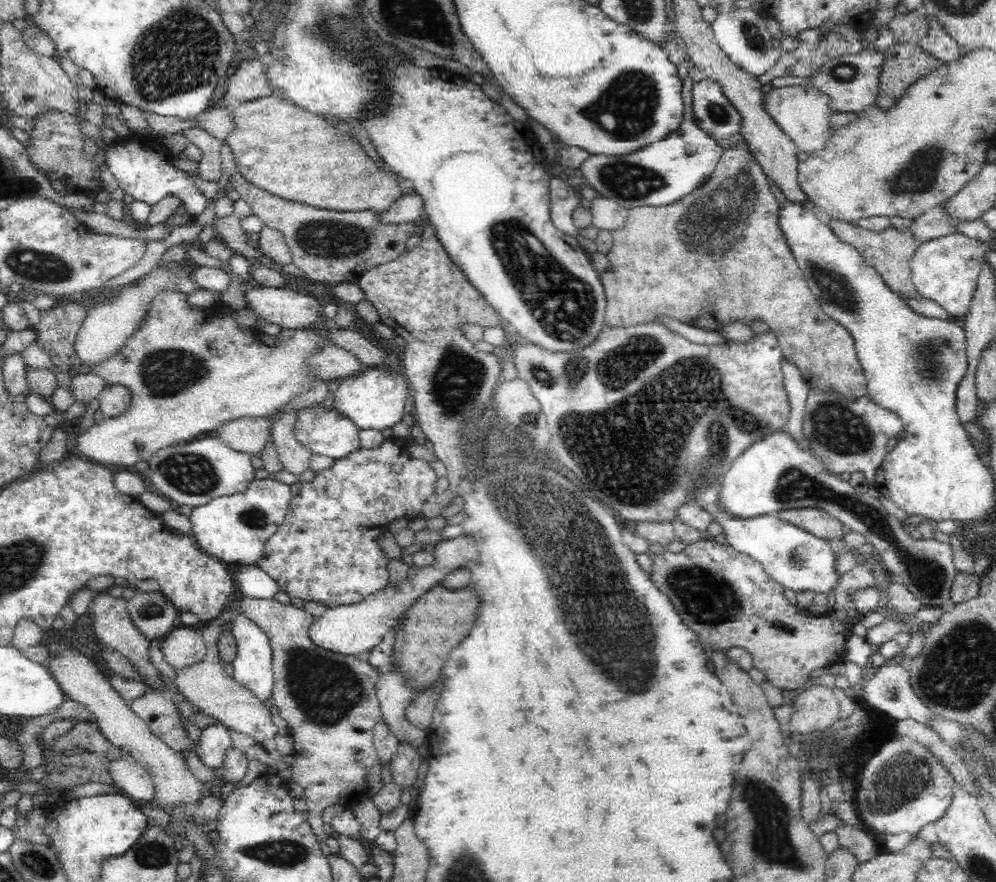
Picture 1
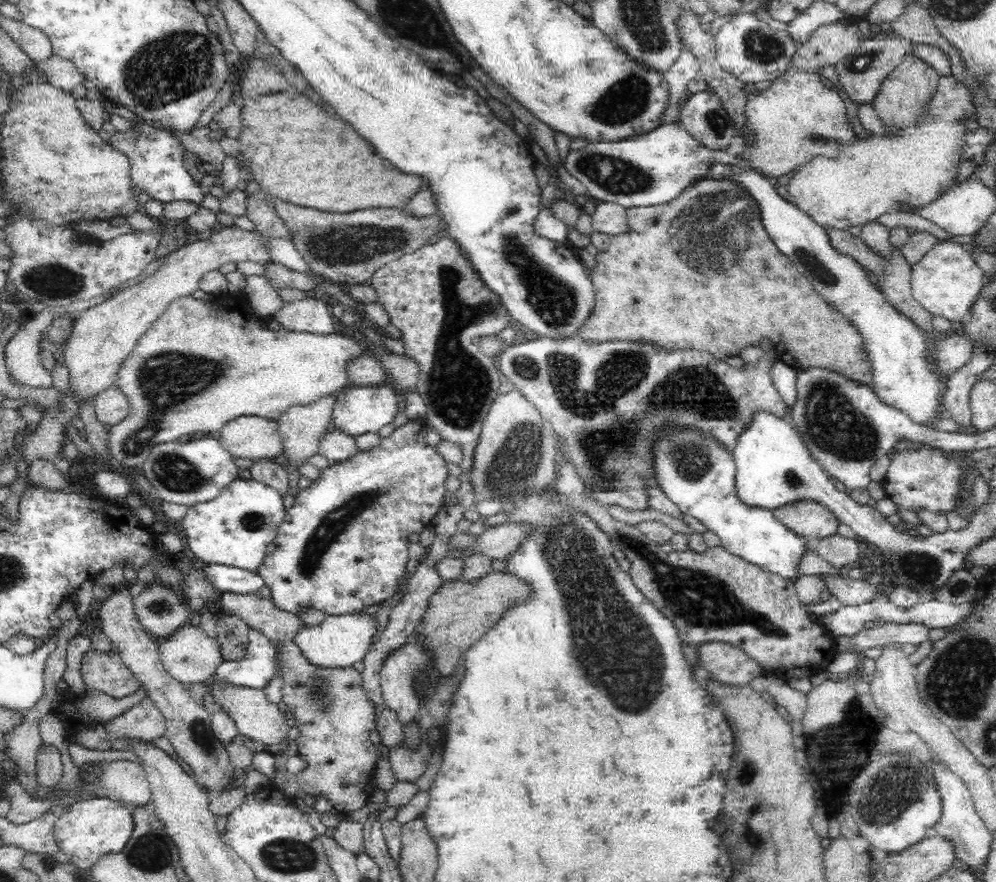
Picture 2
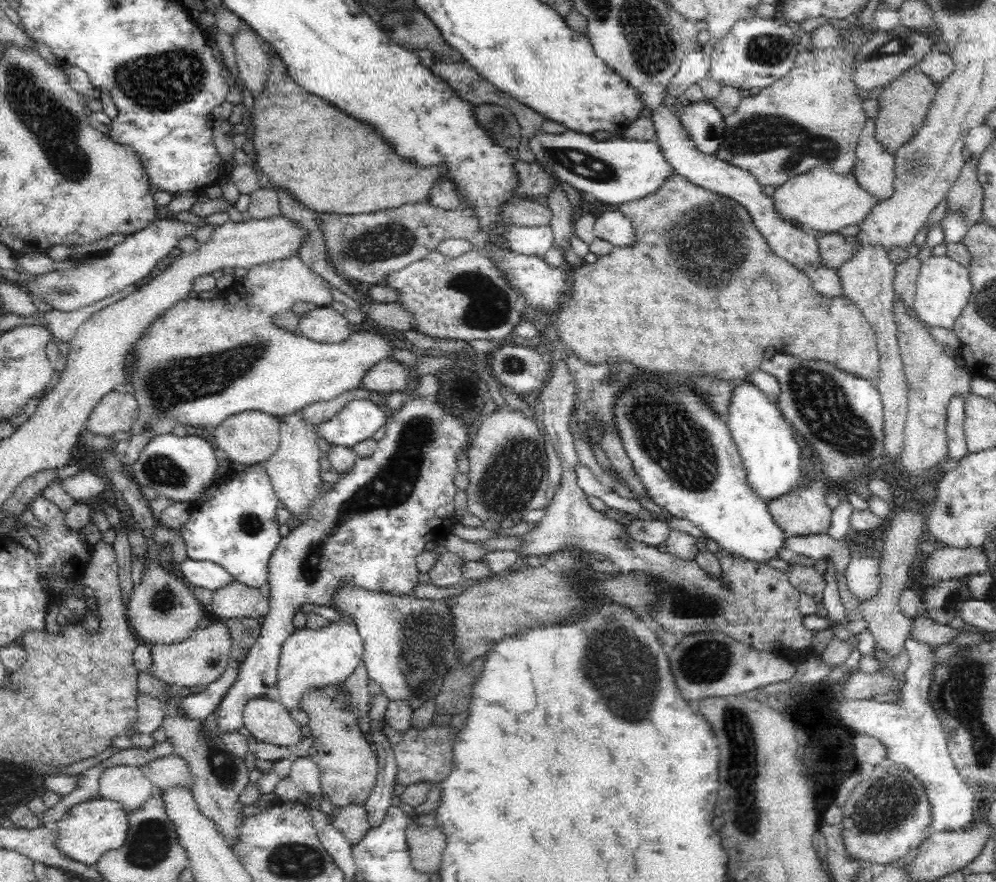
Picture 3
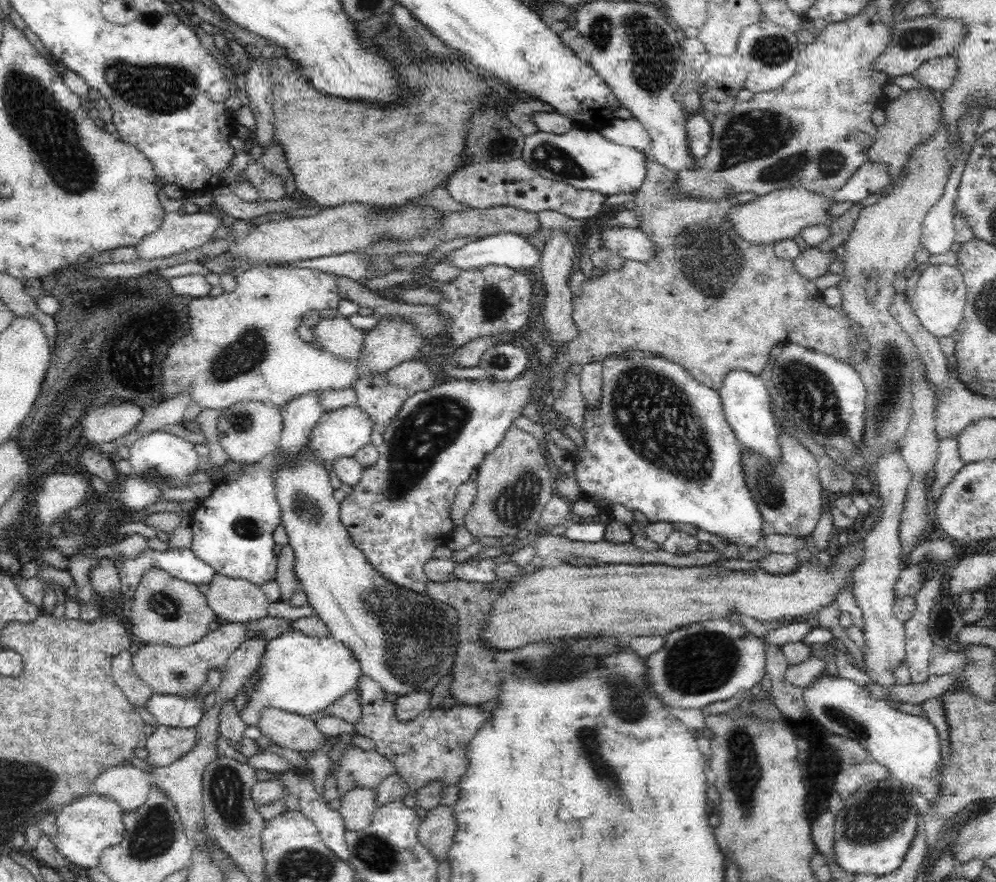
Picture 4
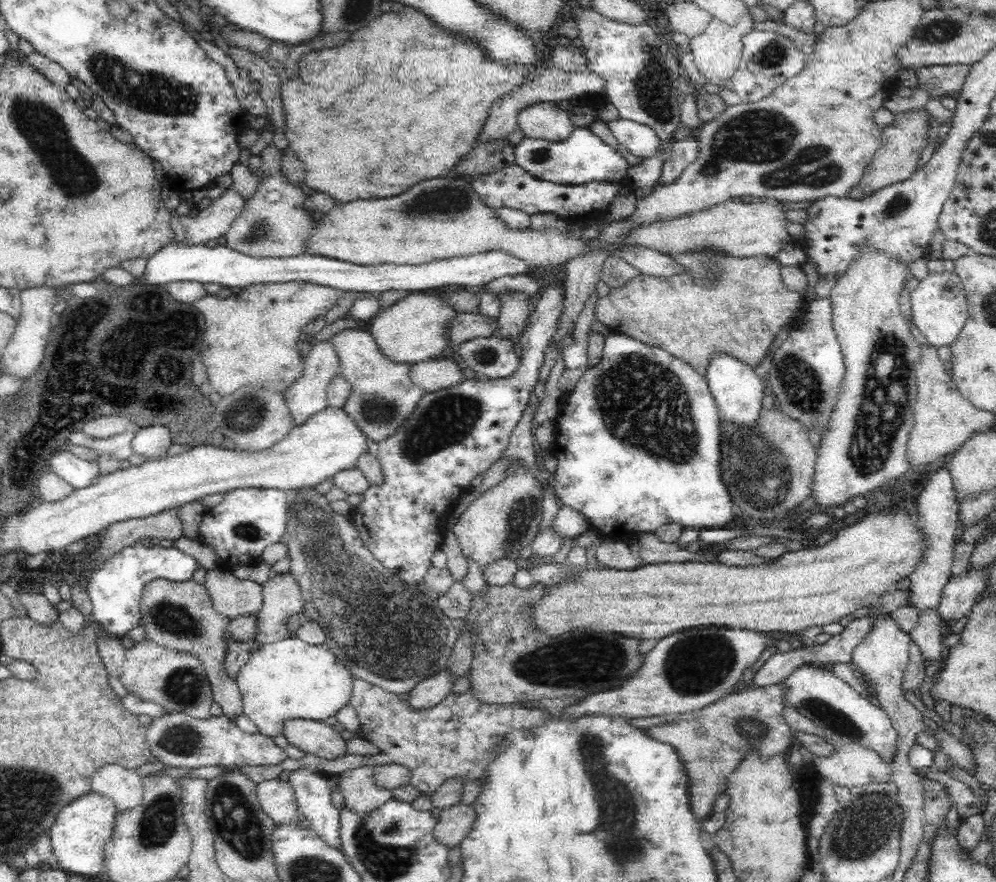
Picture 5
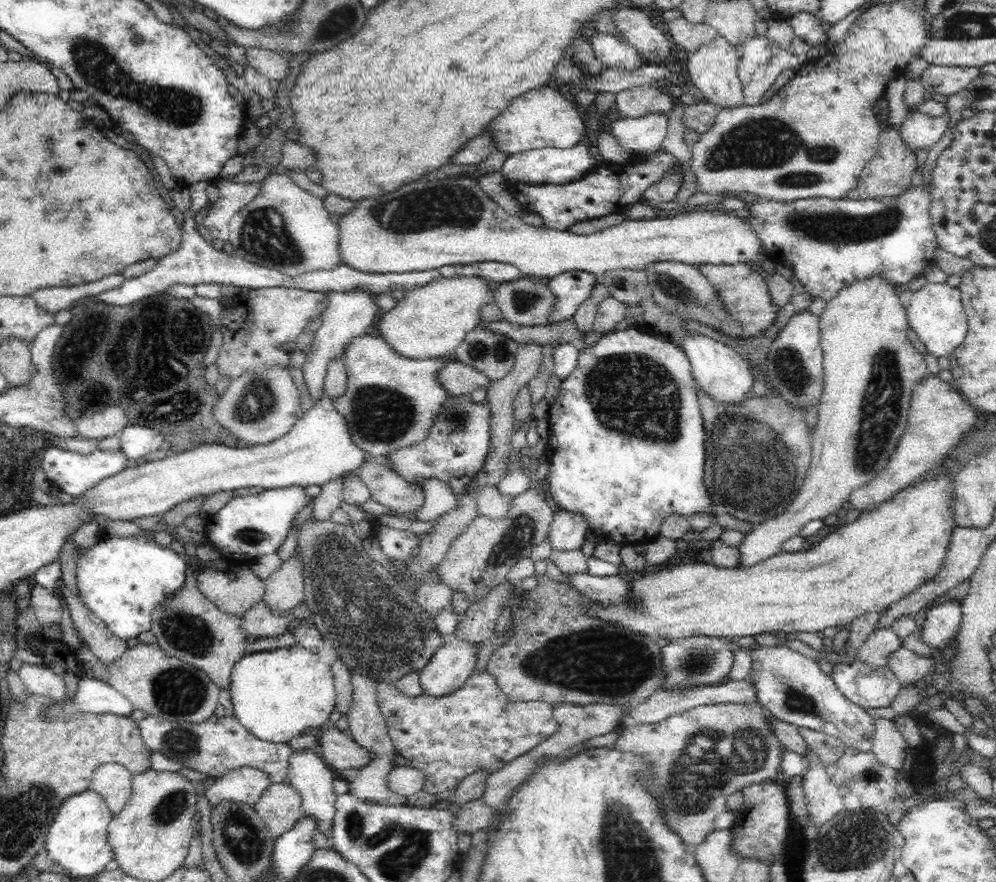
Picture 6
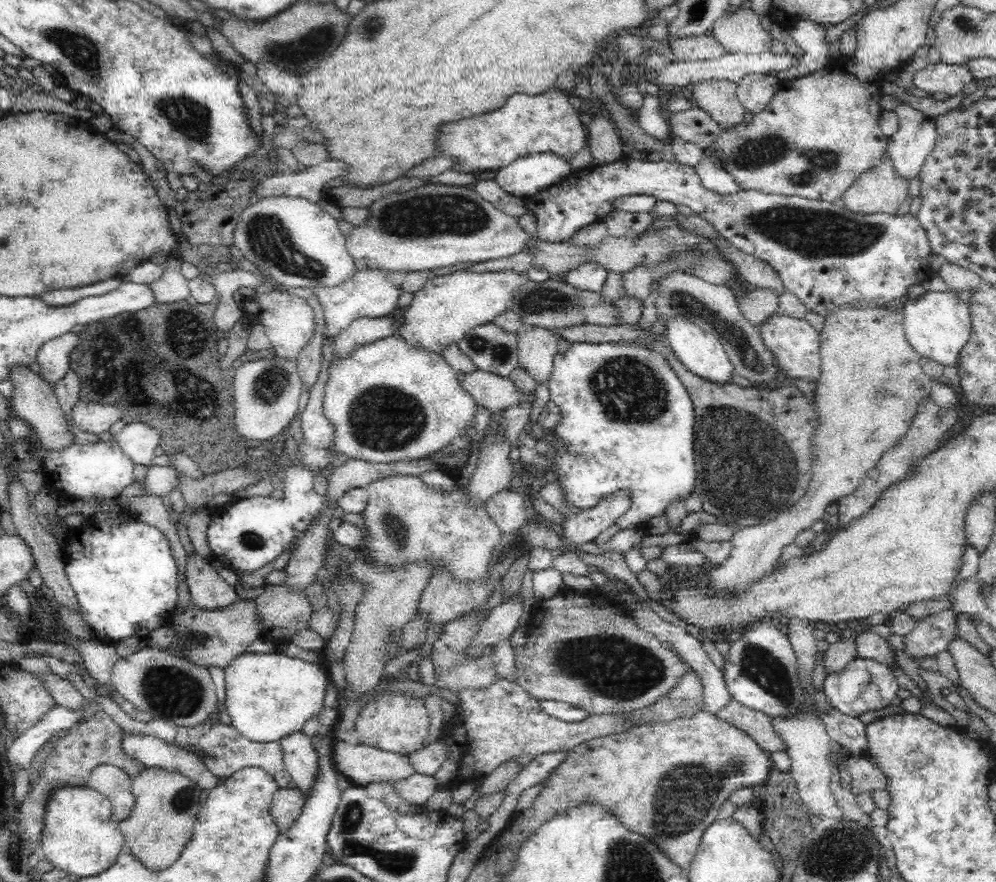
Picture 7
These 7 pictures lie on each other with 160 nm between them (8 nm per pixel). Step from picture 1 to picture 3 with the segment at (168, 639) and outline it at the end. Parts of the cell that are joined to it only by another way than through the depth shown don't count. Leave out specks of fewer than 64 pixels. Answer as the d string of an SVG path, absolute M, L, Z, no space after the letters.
M212 621L205 628L198 628L184 642L167 645L158 643L150 645L153 666L149 672L152 676L168 684L178 686L209 685L211 682L222 678L231 660L232 639L227 623L223 621Z

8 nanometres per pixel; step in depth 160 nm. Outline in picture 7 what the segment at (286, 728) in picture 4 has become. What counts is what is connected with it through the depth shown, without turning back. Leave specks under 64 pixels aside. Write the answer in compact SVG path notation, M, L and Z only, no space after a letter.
M342 740L334 746L337 770L348 776L353 786L364 788L372 782L394 784L402 778L415 775L408 755L386 752L371 746L352 746Z

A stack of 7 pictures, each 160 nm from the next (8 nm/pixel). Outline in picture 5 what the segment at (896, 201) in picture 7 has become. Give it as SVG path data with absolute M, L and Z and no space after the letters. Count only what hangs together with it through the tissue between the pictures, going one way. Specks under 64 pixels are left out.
M920 110L910 114L896 114L896 120L890 126L883 128L881 132L882 140L878 150L867 164L860 182L850 192L849 198L854 201L862 201L886 186L904 182L918 170L918 162L920 162L922 151L927 146L926 139L929 138L926 112Z

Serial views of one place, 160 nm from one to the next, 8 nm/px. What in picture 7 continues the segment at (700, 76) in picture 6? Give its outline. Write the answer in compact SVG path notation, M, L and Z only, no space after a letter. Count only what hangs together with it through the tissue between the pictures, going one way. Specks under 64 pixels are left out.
M727 80L701 82L693 86L693 103L708 114L721 131L729 131L748 120L737 100L737 84Z

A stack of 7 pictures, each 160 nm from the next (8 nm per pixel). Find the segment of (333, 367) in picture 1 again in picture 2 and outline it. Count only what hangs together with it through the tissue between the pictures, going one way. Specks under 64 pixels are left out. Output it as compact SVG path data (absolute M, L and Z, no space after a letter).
M360 355L349 362L346 374L353 386L378 386L391 382L385 368L374 356Z

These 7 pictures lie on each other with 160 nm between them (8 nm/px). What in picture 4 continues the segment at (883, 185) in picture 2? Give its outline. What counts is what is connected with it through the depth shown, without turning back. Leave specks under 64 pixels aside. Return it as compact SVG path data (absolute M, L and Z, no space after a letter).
M794 187L790 190L774 190L748 203L733 203L725 216L726 221L732 223L734 231L746 241L754 245L774 246L782 239L792 240L806 226L831 224L834 220L826 217L826 208L830 208L831 204L831 200L825 196Z

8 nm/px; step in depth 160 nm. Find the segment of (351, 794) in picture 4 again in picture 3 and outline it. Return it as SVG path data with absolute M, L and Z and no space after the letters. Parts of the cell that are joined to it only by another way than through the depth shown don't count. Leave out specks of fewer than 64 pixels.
M350 802L346 805L333 816L332 823L342 831L346 840L352 845L366 836L366 832L370 828L369 818L367 818L368 813L366 813L364 804Z

